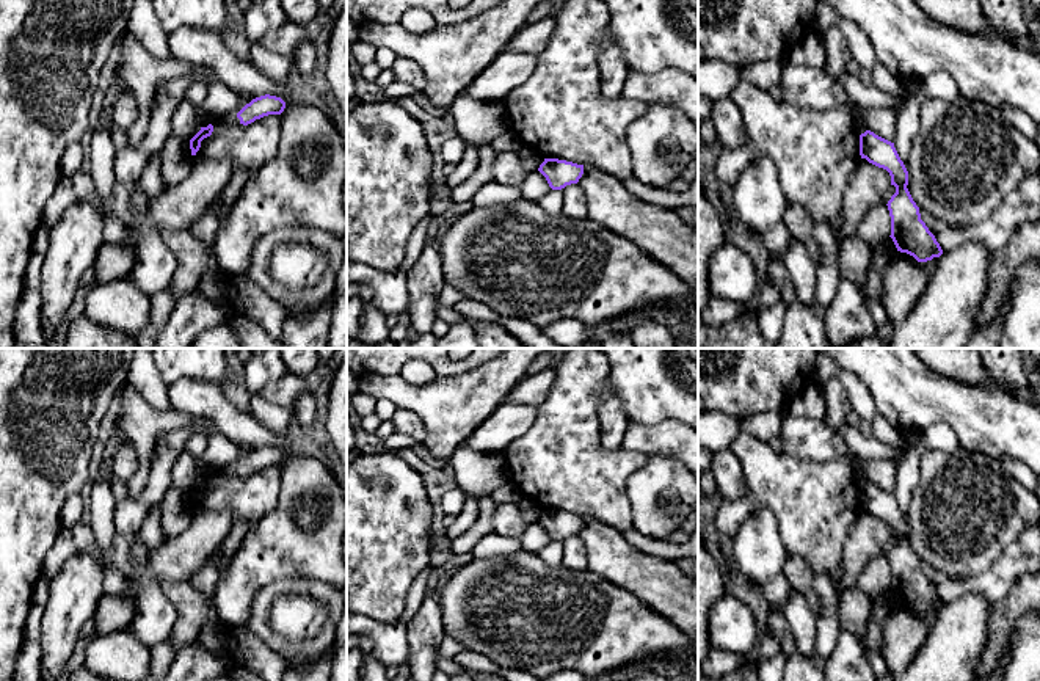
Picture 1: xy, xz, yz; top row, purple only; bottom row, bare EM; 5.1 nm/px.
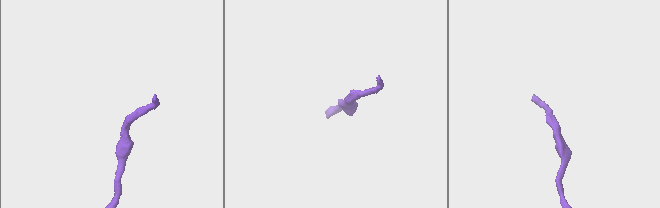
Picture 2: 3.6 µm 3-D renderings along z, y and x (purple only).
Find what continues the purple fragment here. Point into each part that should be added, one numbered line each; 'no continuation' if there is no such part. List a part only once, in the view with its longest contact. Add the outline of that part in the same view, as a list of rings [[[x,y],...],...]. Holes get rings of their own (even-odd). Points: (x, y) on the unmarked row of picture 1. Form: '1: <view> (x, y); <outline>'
no continuation

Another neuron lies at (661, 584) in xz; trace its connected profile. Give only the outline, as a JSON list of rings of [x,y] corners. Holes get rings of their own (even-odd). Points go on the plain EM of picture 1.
[[[584,518],[577,537],[585,549],[587,570],[635,595],[698,646],[698,581],[673,560],[638,551],[621,530],[596,518]]]

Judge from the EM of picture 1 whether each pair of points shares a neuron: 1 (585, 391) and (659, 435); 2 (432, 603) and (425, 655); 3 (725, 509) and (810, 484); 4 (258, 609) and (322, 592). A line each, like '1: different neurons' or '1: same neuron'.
1: different neurons
2: same neuron
3: same neuron
4: same neuron

